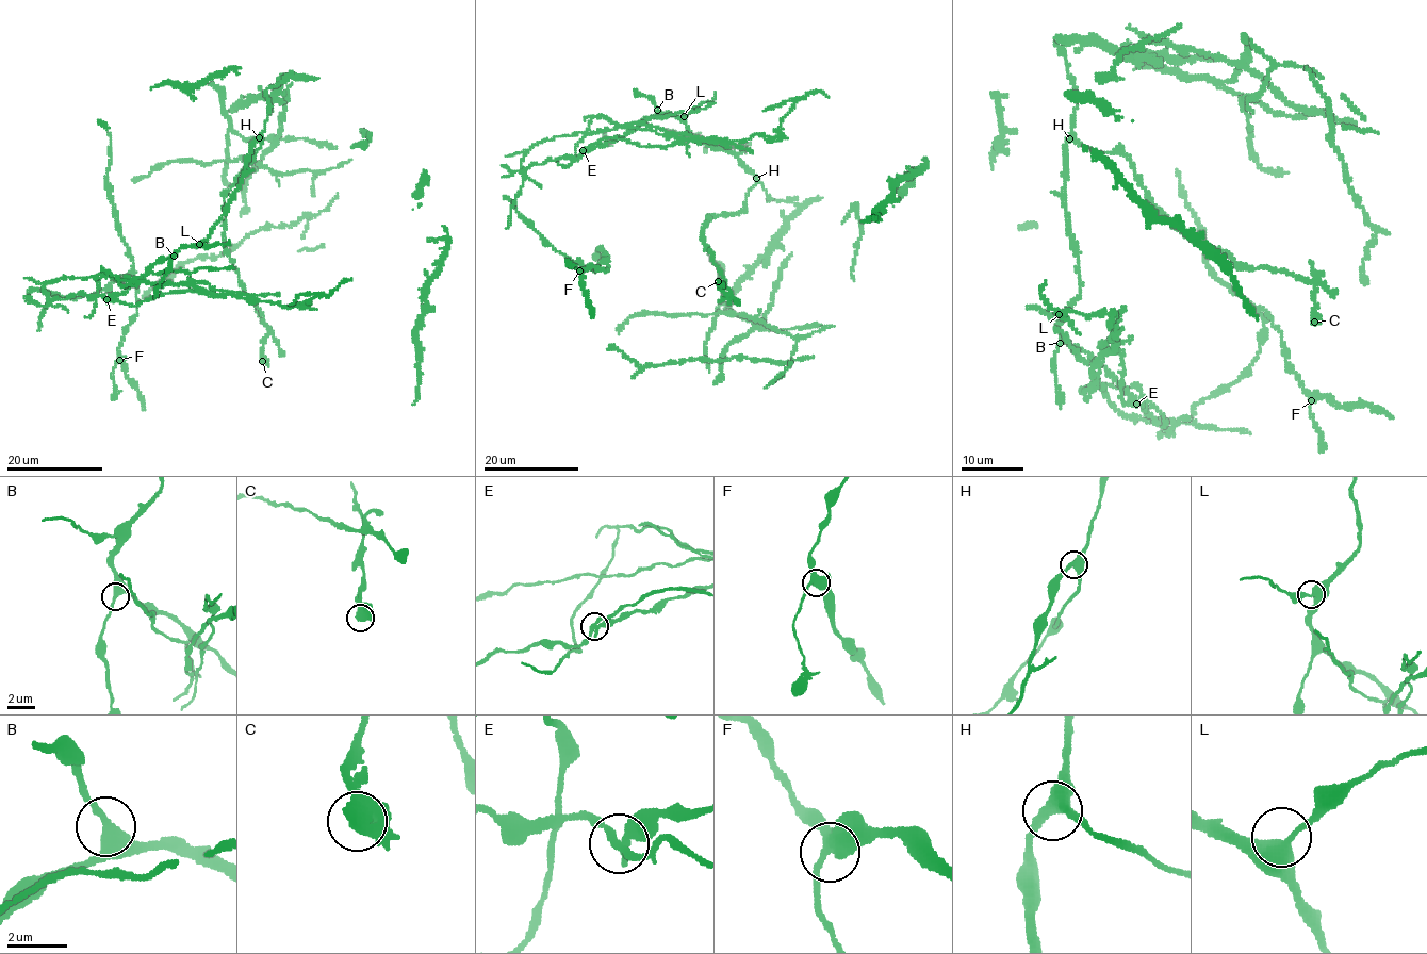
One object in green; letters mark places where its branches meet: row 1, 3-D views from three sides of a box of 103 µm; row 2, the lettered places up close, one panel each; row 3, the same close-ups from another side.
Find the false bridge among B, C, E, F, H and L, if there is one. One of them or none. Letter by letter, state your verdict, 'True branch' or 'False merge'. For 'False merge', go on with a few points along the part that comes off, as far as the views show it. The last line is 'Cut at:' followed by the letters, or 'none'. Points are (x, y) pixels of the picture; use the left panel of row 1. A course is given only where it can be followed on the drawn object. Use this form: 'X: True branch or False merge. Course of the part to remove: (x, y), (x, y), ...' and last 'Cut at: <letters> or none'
B: True branch
C: True branch
E: False merge. Course of the part to remove: (108, 299), (97, 294), (95, 277), (108, 270), (136, 278), (49, 282), (38, 330)
F: True branch
H: True branch
L: True branch
Cut at: E

